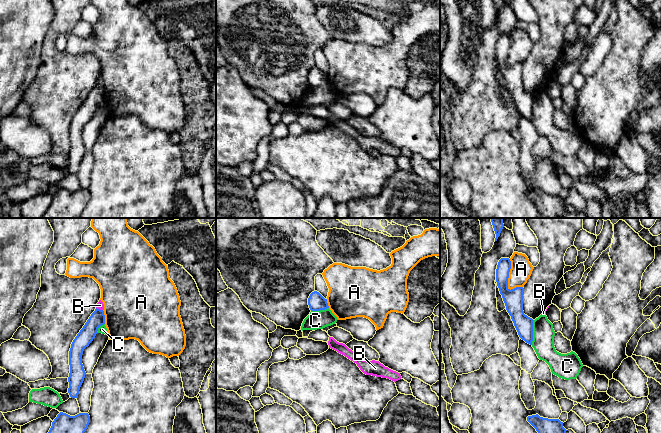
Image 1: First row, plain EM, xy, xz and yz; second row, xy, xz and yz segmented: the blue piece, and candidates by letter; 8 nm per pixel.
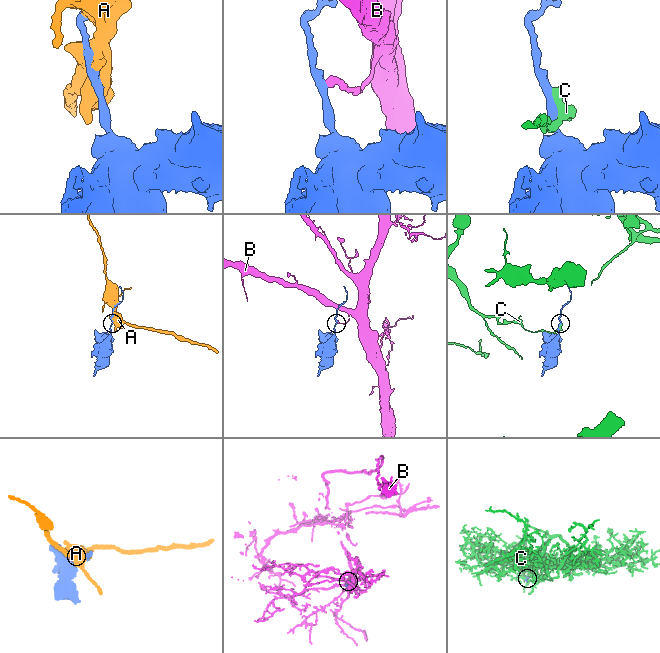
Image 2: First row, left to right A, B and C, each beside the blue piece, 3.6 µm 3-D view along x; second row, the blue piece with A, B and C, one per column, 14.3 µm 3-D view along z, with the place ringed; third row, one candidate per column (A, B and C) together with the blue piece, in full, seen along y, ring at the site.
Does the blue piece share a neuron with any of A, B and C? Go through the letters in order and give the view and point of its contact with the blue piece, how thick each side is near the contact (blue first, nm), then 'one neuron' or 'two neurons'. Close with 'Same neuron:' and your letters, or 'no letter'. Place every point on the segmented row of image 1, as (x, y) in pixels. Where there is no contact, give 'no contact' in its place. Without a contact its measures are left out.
A: yz (508, 275) | 160/180 nm | two neurons
B: xy (99, 309) | 130/60 nm | two neurons
C: yz (532, 332) | 140/180 nm | two neurons
Same neuron: no letter

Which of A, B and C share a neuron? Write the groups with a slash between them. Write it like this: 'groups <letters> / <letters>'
groups A / B / C

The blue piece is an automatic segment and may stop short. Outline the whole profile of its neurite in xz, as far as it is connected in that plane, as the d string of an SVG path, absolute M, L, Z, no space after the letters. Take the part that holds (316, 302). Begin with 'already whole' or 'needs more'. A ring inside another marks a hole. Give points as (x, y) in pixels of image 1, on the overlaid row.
already whole | M314 291L308 298L308 305L311 311L320 311L329 308L327 299L325 299L319 292Z

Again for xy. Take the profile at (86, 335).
already whole | M96 308L71 344L69 351L70 373L68 377L68 393L71 398L78 397L86 375L82 364L83 351L95 338L98 328L104 324L104 311Z

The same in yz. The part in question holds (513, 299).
already whole | M501 258L496 269L496 282L502 295L506 310L511 316L519 337L526 343L532 345L533 341L533 319L524 314L523 295L524 288L508 288L508 278L511 269L509 258Z

